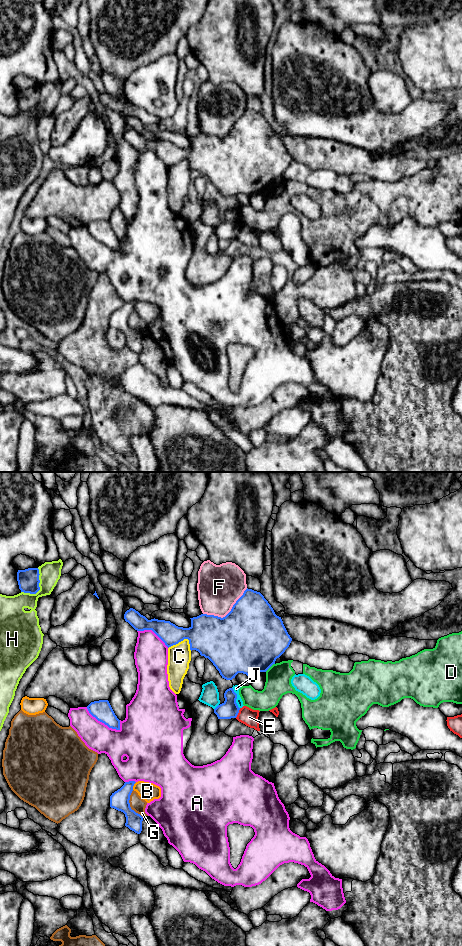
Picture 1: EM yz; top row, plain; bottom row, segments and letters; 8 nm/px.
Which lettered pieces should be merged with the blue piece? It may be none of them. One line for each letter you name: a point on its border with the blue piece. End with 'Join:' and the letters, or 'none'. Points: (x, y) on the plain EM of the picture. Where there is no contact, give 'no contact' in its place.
Join: none

